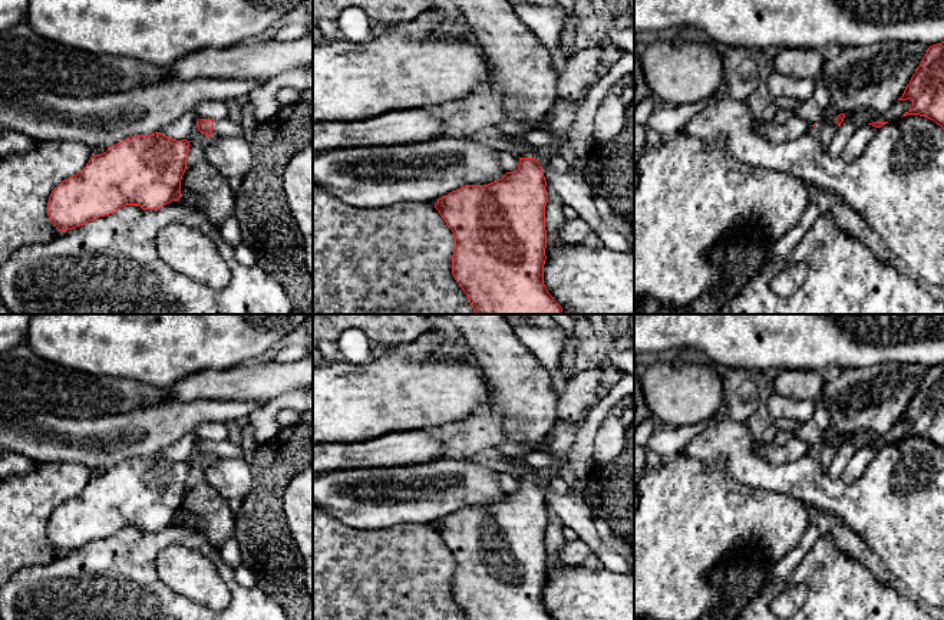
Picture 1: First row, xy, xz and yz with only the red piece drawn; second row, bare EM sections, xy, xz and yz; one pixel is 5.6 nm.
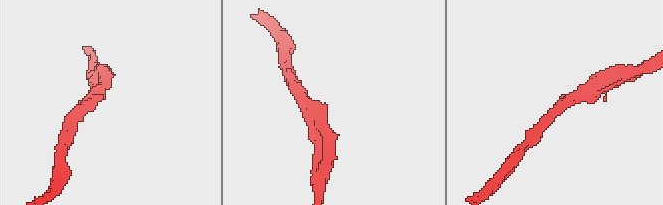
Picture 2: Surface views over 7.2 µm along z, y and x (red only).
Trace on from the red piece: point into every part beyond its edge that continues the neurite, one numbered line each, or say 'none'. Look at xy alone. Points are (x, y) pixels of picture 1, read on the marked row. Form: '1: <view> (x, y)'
1: xy (225, 128)

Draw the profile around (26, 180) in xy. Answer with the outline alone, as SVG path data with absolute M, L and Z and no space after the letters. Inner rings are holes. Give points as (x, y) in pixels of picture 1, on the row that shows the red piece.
M39 141L27 154L0 158L0 266L23 245L47 243L59 230L47 217L52 191L65 179L79 174L92 156L90 146L70 141Z

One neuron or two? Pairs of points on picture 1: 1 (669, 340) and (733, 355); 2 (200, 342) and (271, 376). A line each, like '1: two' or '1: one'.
1: one
2: two

